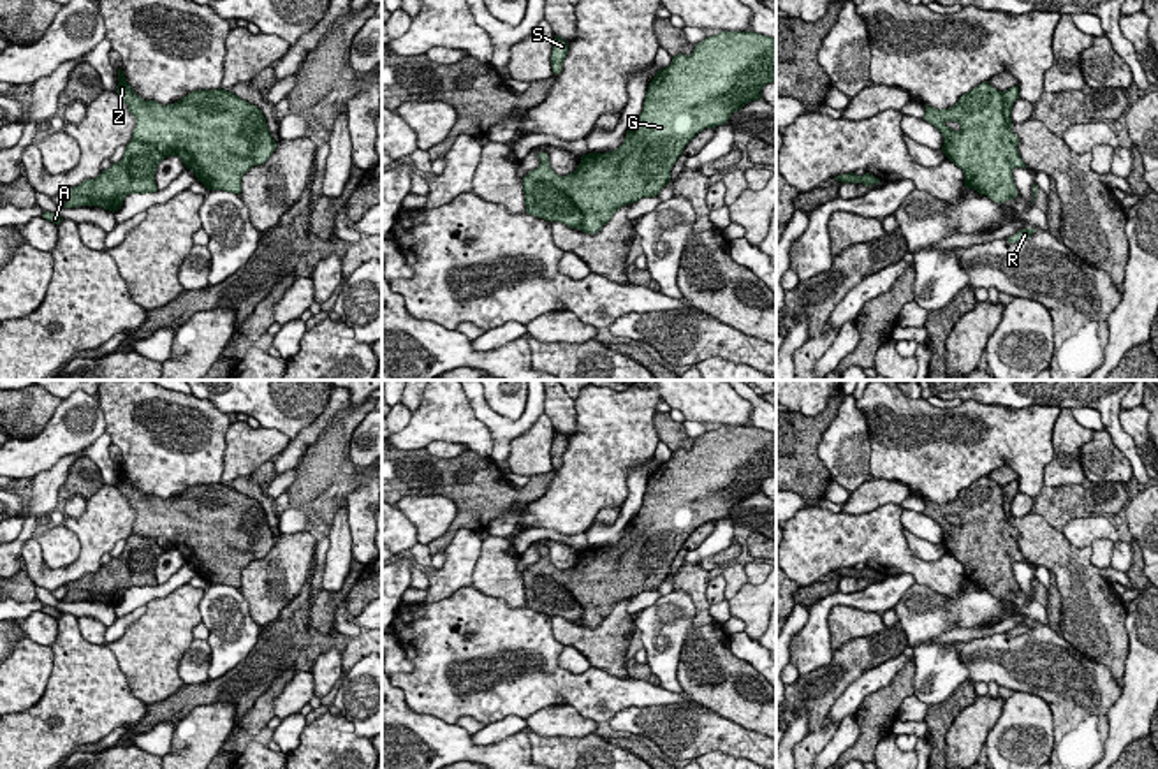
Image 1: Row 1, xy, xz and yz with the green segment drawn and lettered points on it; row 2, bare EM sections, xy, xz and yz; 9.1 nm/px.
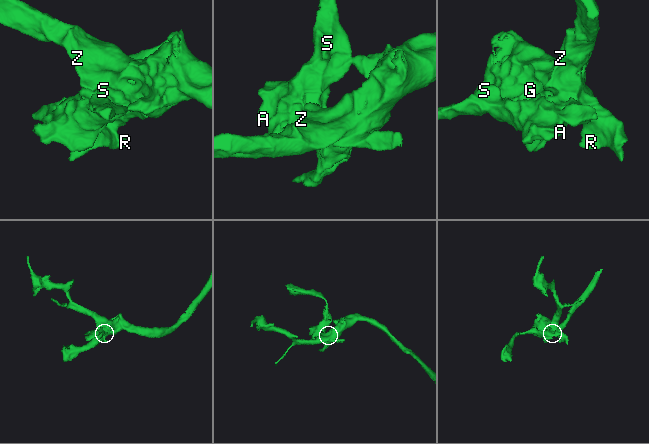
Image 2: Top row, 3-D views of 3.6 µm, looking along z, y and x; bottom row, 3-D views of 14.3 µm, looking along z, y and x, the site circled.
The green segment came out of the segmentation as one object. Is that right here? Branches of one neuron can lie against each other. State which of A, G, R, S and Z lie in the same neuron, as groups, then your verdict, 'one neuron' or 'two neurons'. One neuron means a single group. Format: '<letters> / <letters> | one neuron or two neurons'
A G R S Z | one neuron

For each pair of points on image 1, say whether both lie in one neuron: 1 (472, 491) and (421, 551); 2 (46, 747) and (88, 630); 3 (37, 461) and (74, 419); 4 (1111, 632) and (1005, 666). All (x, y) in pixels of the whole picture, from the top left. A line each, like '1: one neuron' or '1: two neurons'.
1: two neurons
2: two neurons
3: one neuron
4: two neurons

